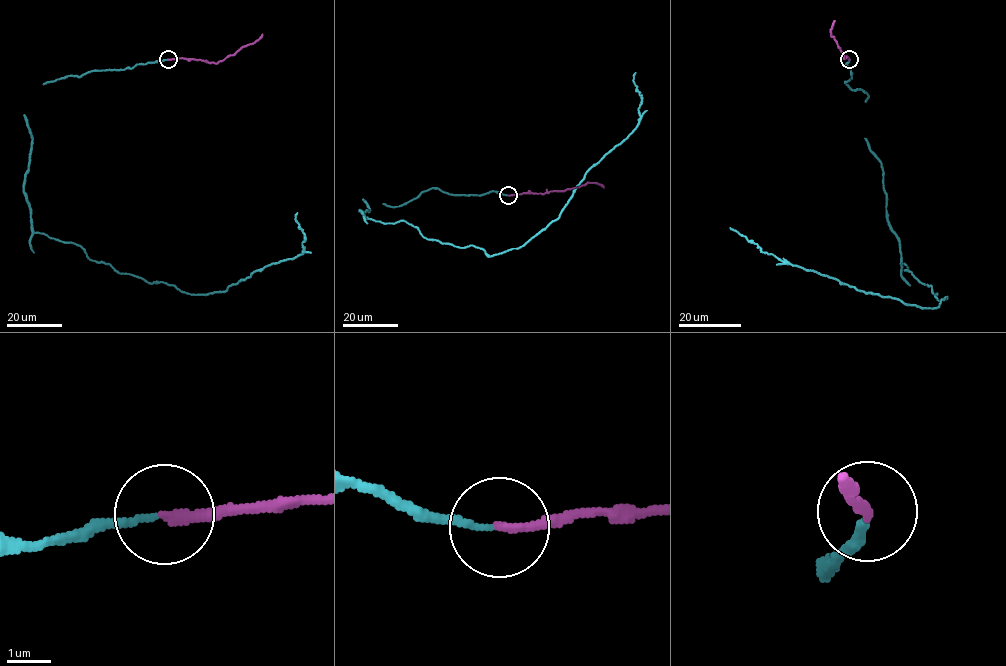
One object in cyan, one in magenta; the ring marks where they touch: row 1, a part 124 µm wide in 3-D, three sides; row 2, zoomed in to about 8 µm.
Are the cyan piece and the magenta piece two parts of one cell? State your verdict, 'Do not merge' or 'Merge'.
Merge

